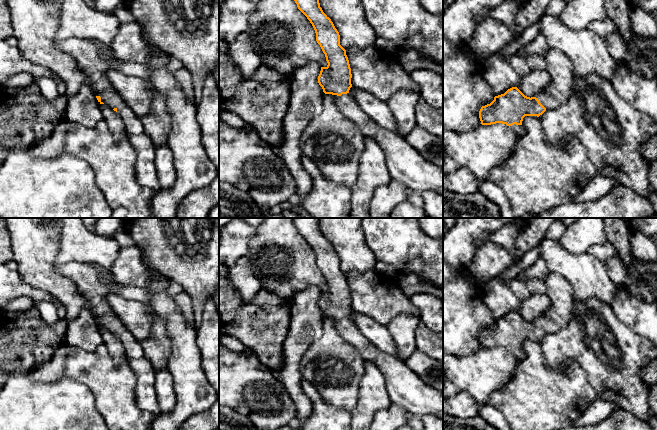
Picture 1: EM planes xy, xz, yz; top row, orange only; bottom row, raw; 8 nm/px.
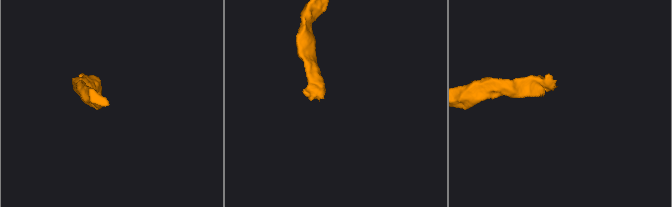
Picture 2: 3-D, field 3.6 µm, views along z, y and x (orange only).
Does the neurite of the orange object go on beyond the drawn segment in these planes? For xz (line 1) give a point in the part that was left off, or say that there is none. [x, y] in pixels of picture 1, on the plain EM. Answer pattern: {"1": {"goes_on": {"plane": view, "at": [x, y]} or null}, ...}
{"1": {"goes_on": {"plane": "xz", "at": [405, 388]}}}

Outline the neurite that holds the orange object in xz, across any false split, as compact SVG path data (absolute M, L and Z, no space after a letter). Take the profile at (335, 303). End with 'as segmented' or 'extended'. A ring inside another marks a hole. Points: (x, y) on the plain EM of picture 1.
M294 218L294 225L298 233L307 241L312 248L316 265L325 278L328 289L321 291L318 307L325 318L332 318L336 329L342 339L351 344L361 355L364 361L374 363L386 380L386 390L392 403L404 407L410 414L422 417L424 415L435 415L443 419L443 394L426 385L420 377L411 370L405 361L383 353L358 330L351 308L351 292L346 274L340 269L340 259L331 243L323 236L319 227L320 218Z | extended

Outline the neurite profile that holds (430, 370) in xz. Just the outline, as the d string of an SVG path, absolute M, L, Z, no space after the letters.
M416 349L411 356L405 360L405 363L426 385L439 390L443 394L442 361L431 358Z

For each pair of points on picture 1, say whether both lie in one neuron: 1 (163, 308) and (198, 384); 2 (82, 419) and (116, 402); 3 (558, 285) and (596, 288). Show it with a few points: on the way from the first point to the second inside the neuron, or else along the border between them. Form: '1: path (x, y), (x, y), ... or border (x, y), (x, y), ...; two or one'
1: path (177, 327), (183, 336), (185, 365); one
2: border (89, 390), (93, 396), (96, 411), (104, 419); two
3: border (552, 272), (558, 272), (568, 282), (575, 299); two

